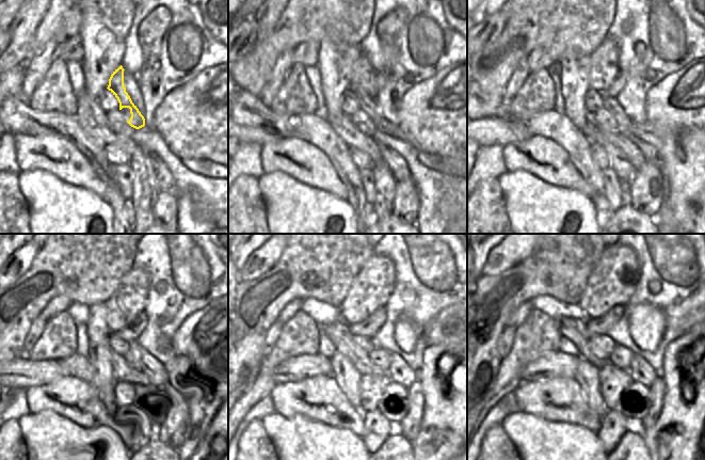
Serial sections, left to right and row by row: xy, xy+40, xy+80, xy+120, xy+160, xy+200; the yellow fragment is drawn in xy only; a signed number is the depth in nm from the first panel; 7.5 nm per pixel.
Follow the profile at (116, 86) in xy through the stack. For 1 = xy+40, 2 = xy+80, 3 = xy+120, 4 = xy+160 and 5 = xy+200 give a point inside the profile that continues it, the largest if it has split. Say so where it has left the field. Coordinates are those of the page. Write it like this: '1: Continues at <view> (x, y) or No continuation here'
1: Continues at xy+40 (371, 107)
2: Continues at xy+80 (610, 104)
3: Continues at xy+120 (163, 376)
4: Continues at xy+160 (399, 371)
5: Continues at xy+200 (640, 371).

